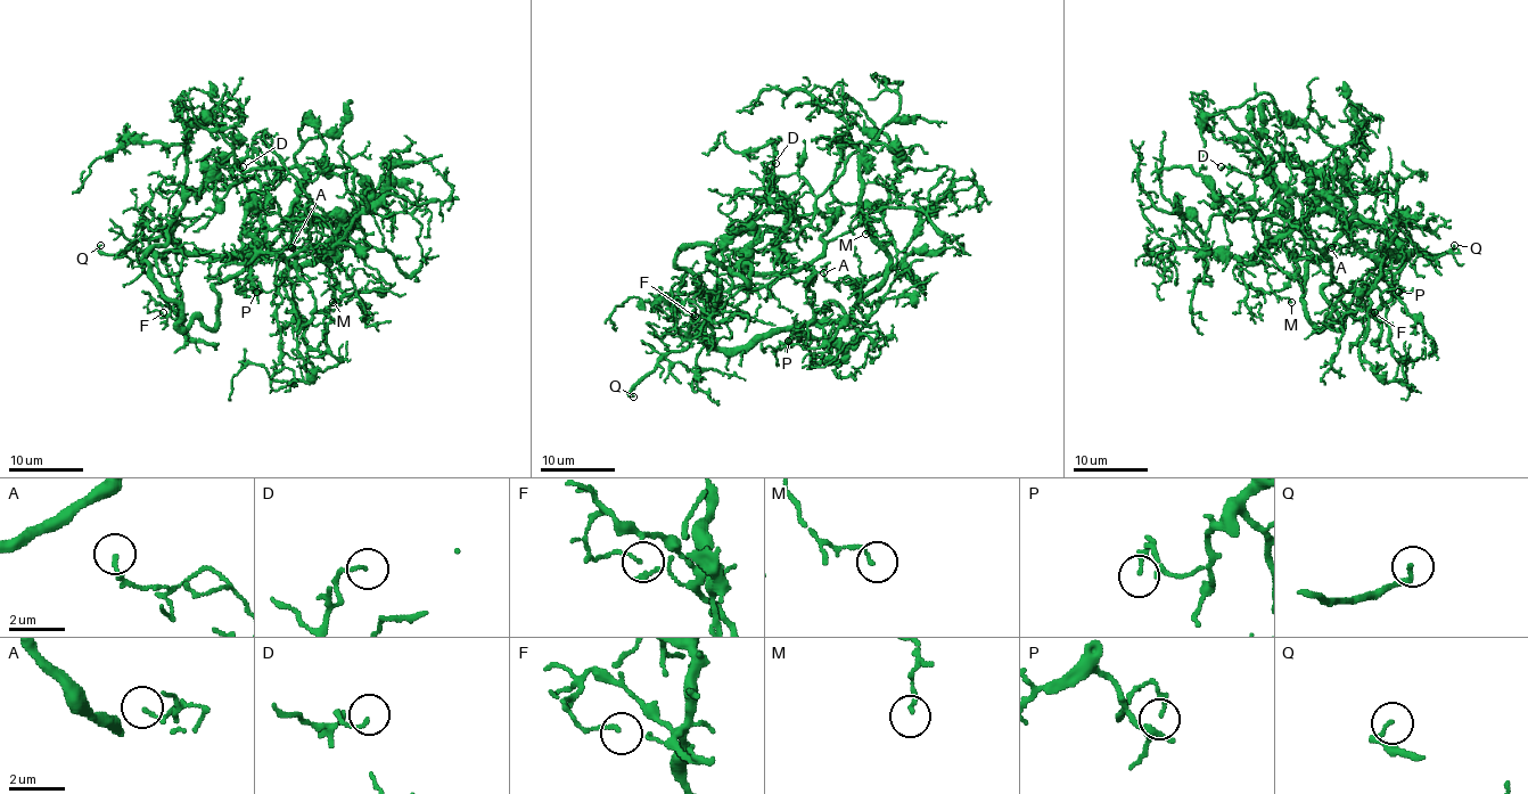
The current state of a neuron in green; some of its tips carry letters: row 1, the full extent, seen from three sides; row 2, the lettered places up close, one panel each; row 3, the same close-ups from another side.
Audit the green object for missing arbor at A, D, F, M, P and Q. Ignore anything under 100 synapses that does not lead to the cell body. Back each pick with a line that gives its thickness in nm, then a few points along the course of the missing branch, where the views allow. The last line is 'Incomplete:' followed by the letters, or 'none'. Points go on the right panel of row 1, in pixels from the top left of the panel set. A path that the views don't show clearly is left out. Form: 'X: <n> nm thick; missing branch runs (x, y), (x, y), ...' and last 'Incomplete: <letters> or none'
Q: 130 nm thick; missing branch runs (1454, 245), (1470, 251), (1424, 291), (1410, 329), (1415, 406), (1402, 422), (1360, 406), (1316, 322), (1314, 297)
Incomplete: Q

